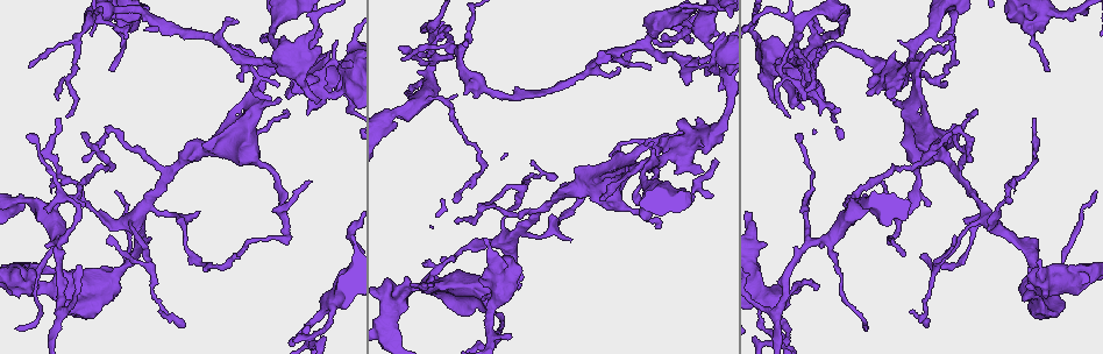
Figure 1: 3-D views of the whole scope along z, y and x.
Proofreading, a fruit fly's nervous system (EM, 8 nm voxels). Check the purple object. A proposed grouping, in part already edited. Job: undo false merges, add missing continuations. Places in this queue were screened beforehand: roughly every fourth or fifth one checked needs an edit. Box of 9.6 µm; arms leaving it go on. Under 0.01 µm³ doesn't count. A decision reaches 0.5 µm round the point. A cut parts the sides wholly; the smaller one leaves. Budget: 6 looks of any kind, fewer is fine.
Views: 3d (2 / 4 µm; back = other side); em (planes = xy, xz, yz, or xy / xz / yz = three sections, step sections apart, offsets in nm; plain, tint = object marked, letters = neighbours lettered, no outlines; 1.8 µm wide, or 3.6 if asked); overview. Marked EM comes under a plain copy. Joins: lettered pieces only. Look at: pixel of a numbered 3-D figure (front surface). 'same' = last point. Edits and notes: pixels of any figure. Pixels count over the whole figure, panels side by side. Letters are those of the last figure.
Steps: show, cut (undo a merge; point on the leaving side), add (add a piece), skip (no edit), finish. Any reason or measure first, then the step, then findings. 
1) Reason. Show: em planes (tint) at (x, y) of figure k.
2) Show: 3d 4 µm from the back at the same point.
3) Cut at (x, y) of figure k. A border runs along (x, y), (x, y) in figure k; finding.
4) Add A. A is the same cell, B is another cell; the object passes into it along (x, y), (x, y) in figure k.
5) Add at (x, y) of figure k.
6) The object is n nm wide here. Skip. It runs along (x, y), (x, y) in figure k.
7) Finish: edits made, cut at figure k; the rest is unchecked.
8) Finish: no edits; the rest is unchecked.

Calibre changes. Show: 3d 2 µm at (479, 249) of figure 1.

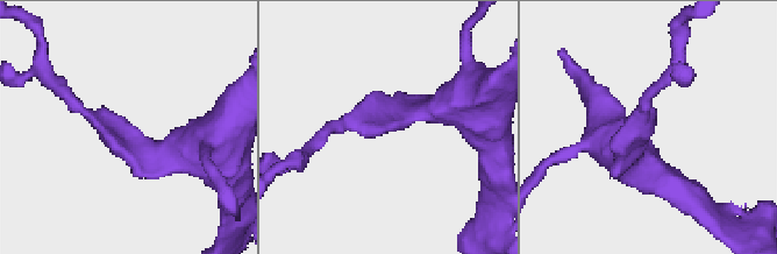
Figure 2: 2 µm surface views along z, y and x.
Shape alone is not enough. Show: em planes (letters) at (123, 136) of figure 2.

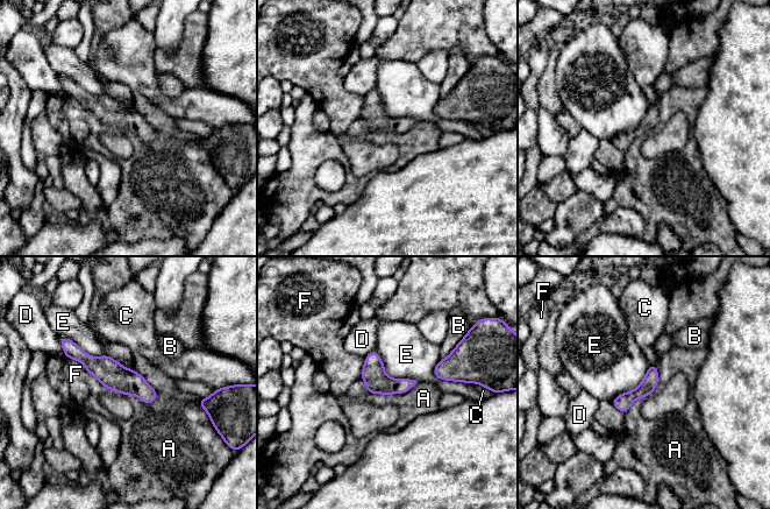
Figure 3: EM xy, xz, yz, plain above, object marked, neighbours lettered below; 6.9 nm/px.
Skip. A, B, C, D, E and F are other cells; it runs along (68, 351), (154, 396) in figure 3; all the same cell.

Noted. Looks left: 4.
Thin end. Show: em planes (letters) at (27, 134) of figure 1.

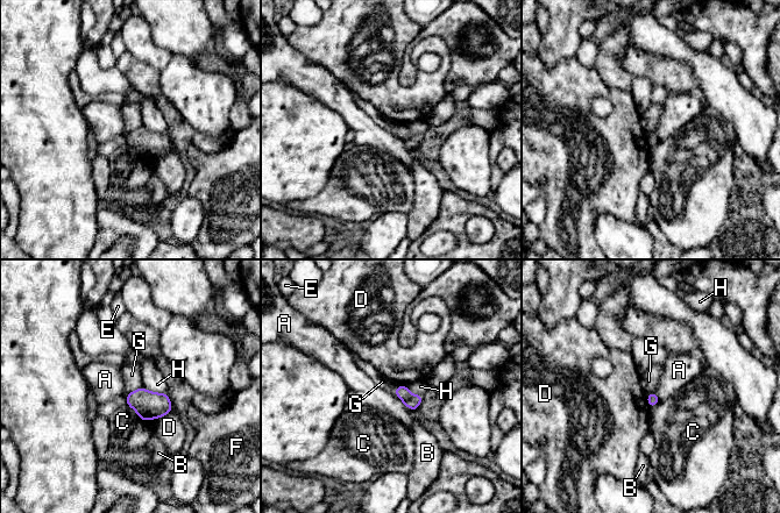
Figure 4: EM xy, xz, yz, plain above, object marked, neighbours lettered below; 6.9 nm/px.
The longest contact is with D, 200 nm. Skip. A, B, C, D, E, F, G and H are other cells; a border runs along (141, 386), (132, 390), (126, 396) in figure 4; no lettered piece goes on from it.

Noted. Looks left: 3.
Sudden change in width. Show: em xz step 16 (tint) at (679, 29) of figure 1.

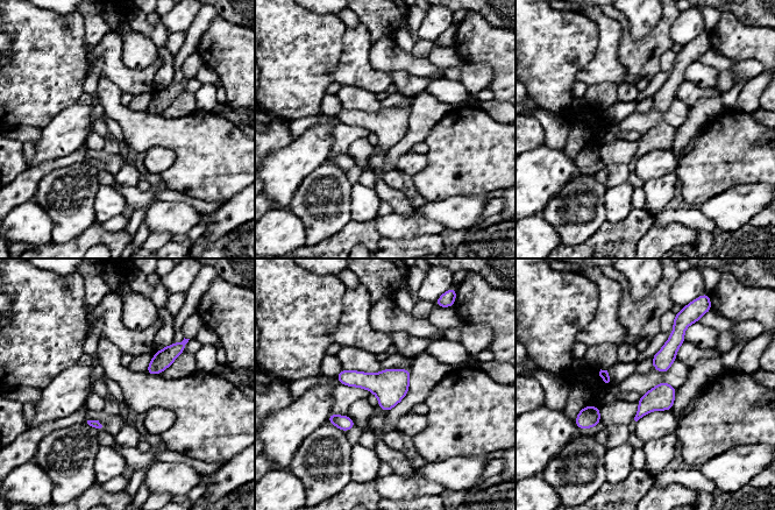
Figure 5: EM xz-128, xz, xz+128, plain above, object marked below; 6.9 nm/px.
Show: em planes (tint) at the same point.

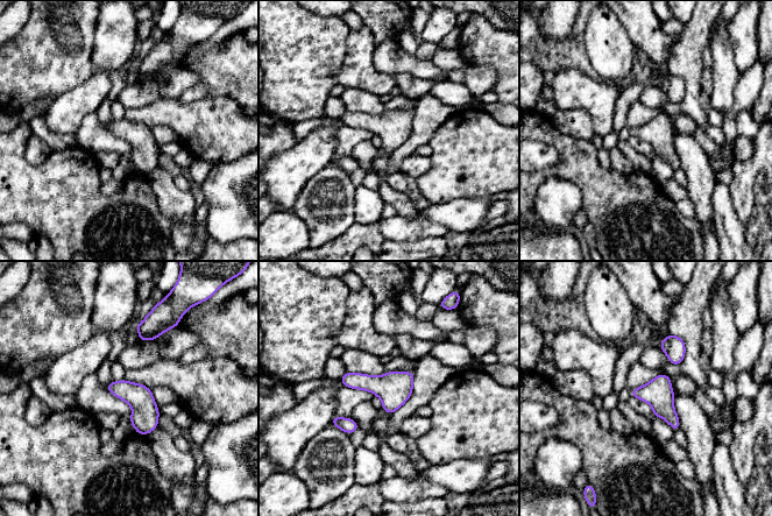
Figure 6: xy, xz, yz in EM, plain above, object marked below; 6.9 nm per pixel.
Show: em planes (letters) at the same point.

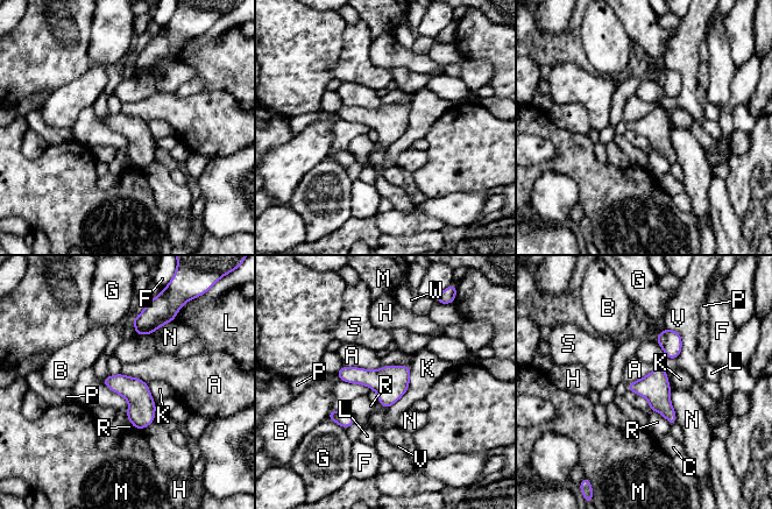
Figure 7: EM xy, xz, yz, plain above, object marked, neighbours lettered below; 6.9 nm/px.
The longest contact is with K, 360 nm. Skip. A, B, C, F, G, H, K, L, M, N, P, R, S, V and W are other cells; continuous, no second cell.

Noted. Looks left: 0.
Finish: no edits; the rest is unchecked.

